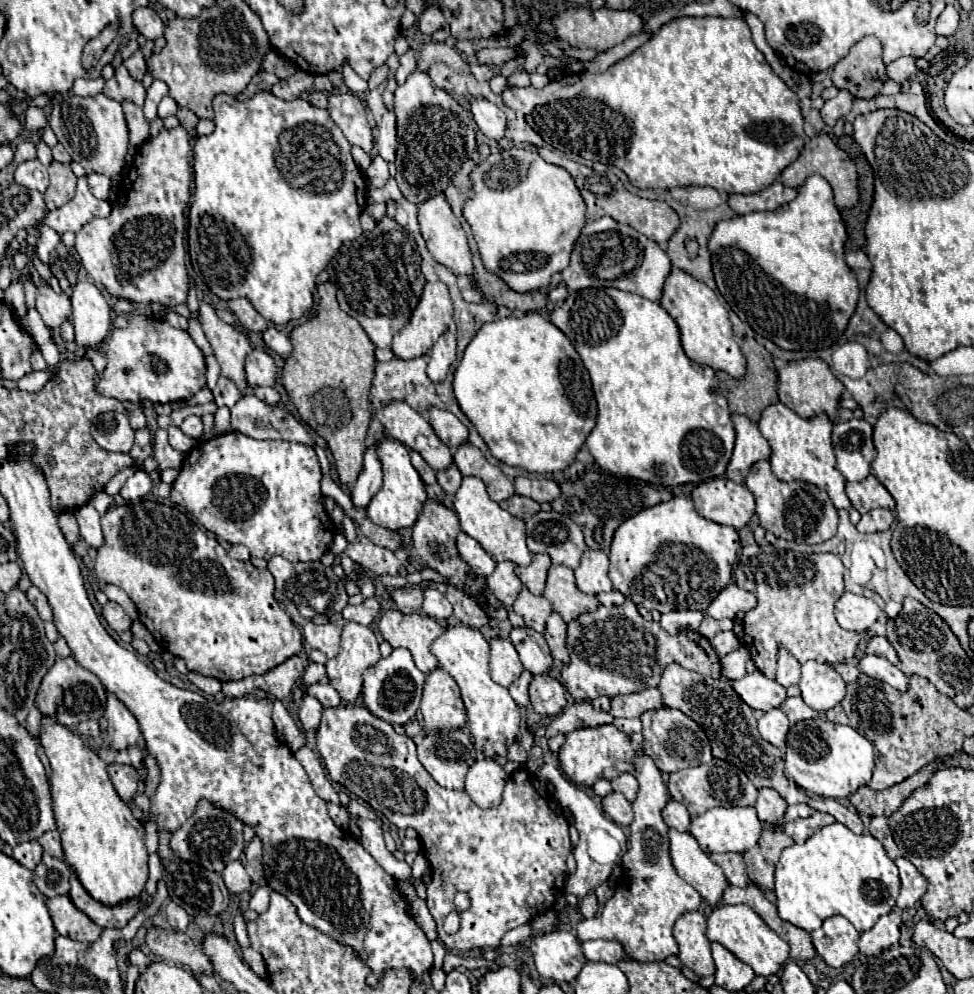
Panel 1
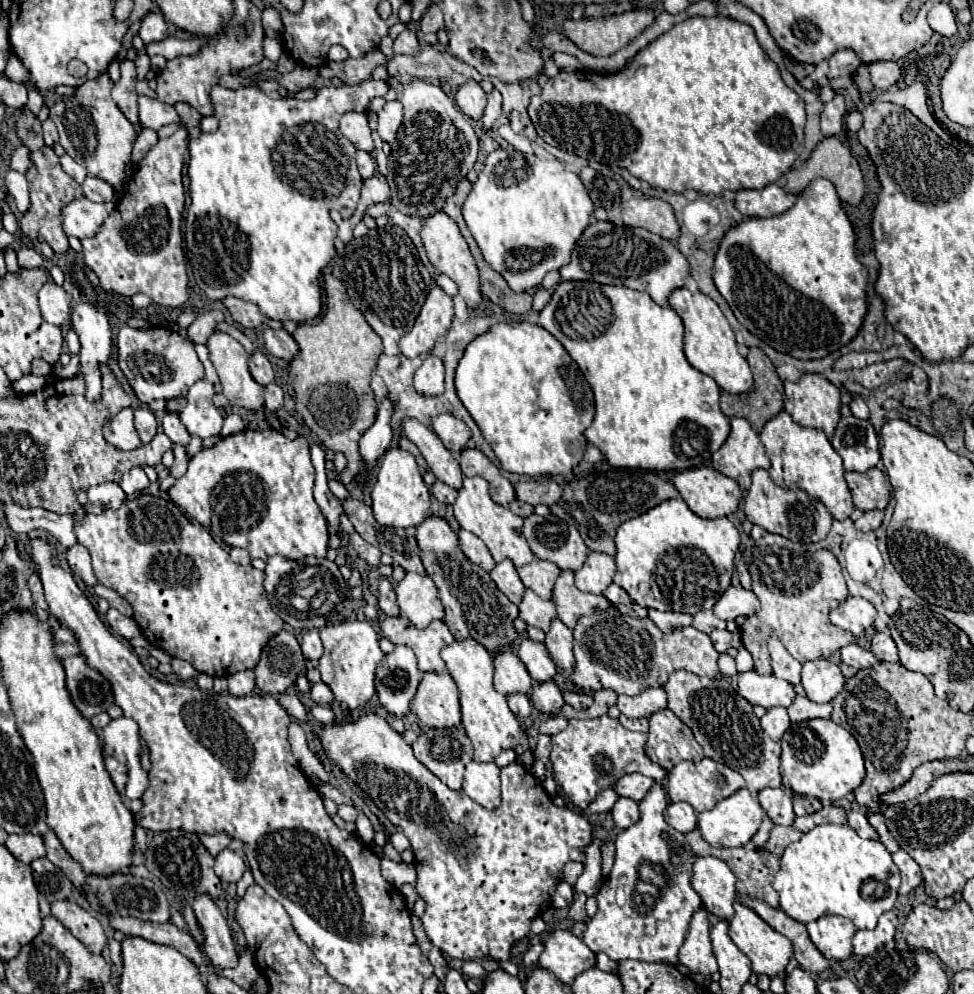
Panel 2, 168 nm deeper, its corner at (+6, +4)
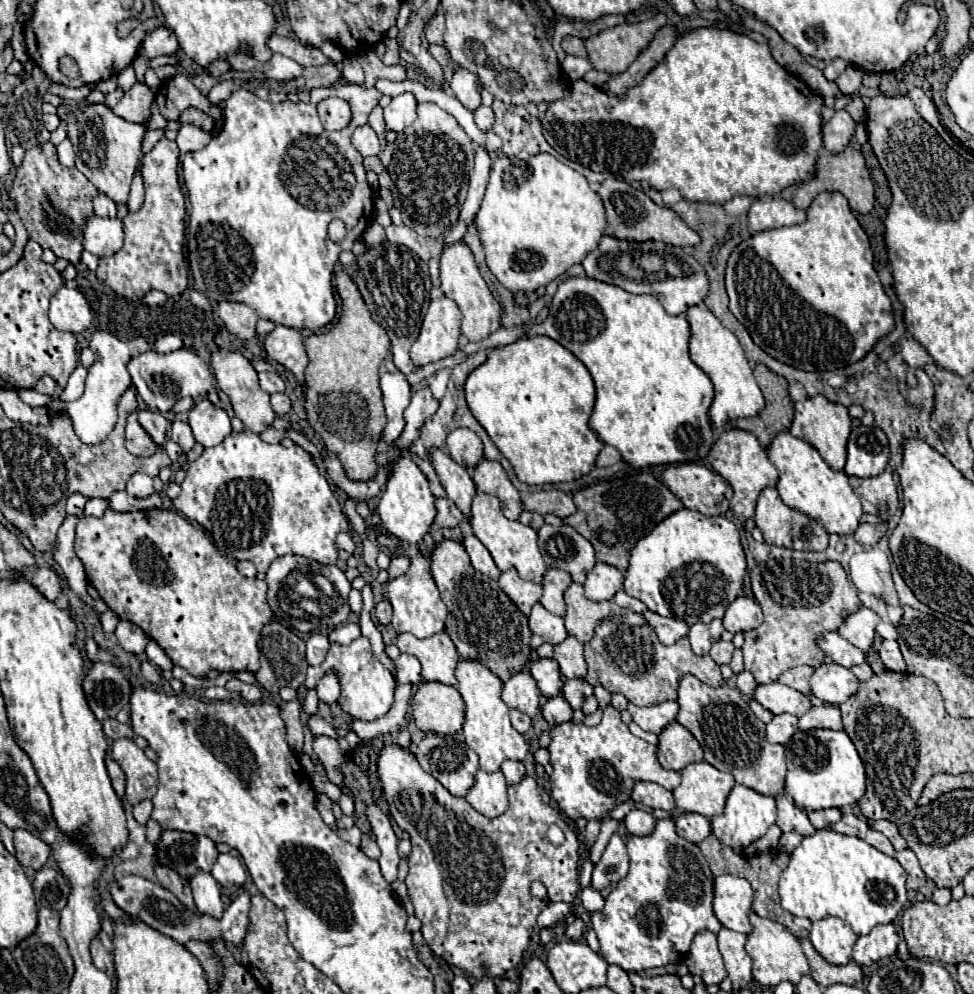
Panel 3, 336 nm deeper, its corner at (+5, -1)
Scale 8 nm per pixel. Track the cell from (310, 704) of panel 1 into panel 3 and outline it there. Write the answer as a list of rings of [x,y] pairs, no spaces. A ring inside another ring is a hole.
[[[326,675],[322,677],[322,681],[316,685],[316,691],[318,691],[318,699],[322,703],[328,703],[328,705],[334,705],[340,697],[340,685],[338,685],[338,677],[336,675]]]

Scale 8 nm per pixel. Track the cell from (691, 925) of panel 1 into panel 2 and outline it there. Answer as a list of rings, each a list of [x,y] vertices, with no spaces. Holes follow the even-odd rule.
[[[701,908],[699,912],[693,914],[689,934],[679,948],[679,962],[685,964],[691,972],[695,974],[705,974],[711,976],[717,972],[717,960],[711,948],[711,938],[709,938],[709,918],[707,910]]]

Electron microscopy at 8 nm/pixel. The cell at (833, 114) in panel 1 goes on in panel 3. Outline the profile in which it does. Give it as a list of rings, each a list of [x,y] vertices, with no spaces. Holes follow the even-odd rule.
[[[836,111],[834,117],[822,127],[822,139],[824,147],[830,153],[838,153],[838,149],[844,149],[856,129],[854,119],[846,111]]]

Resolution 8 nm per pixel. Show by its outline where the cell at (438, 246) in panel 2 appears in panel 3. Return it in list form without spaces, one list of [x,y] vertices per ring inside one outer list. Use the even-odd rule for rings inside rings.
[[[460,241],[460,243],[448,245],[442,249],[442,253],[440,253],[440,279],[442,279],[440,289],[444,291],[446,297],[456,301],[456,305],[460,307],[460,311],[464,315],[462,335],[468,337],[468,341],[480,341],[500,327],[500,305],[498,305],[498,301],[494,305],[494,297],[492,297],[486,281],[482,279],[478,265],[474,261],[474,255],[466,243]]]

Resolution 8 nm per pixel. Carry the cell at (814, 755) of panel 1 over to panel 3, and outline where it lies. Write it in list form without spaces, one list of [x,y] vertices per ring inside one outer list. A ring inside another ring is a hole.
[[[810,729],[796,731],[786,743],[786,793],[794,799],[800,809],[826,809],[826,807],[846,807],[856,803],[866,789],[864,763],[846,735],[846,731],[832,729]]]

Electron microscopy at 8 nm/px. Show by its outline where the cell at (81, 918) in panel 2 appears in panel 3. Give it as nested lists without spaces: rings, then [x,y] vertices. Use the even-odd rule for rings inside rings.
[[[94,937],[92,943],[90,943],[90,955],[92,955],[92,961],[94,965],[100,969],[100,971],[106,971],[108,975],[114,973],[114,959],[112,959],[112,953],[108,953],[100,941],[100,937]]]

